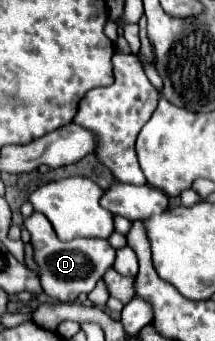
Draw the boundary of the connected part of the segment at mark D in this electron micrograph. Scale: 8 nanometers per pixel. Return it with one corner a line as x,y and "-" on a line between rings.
33,212
29,218
25,218
23,226
31,234
35,262
41,268
41,286
45,294
53,300
75,302
79,294
89,294
95,284
103,280
105,272
115,264
115,248
107,240
75,238
71,242
63,242
57,238
51,222
41,212

